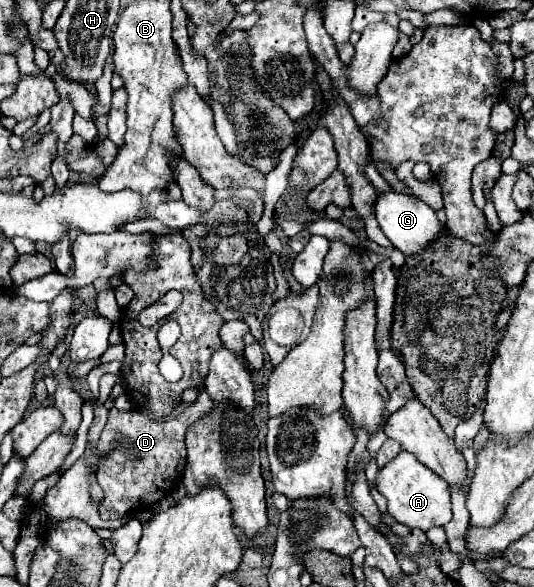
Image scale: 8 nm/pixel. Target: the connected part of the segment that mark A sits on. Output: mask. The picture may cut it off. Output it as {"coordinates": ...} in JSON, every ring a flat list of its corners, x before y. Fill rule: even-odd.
{"coordinates":[[401,452,387,466,377,472,377,490,387,498,387,512,409,528,421,528,427,532,433,526,445,526,451,520,451,492,447,482,435,476,427,466,415,460,413,454]]}

